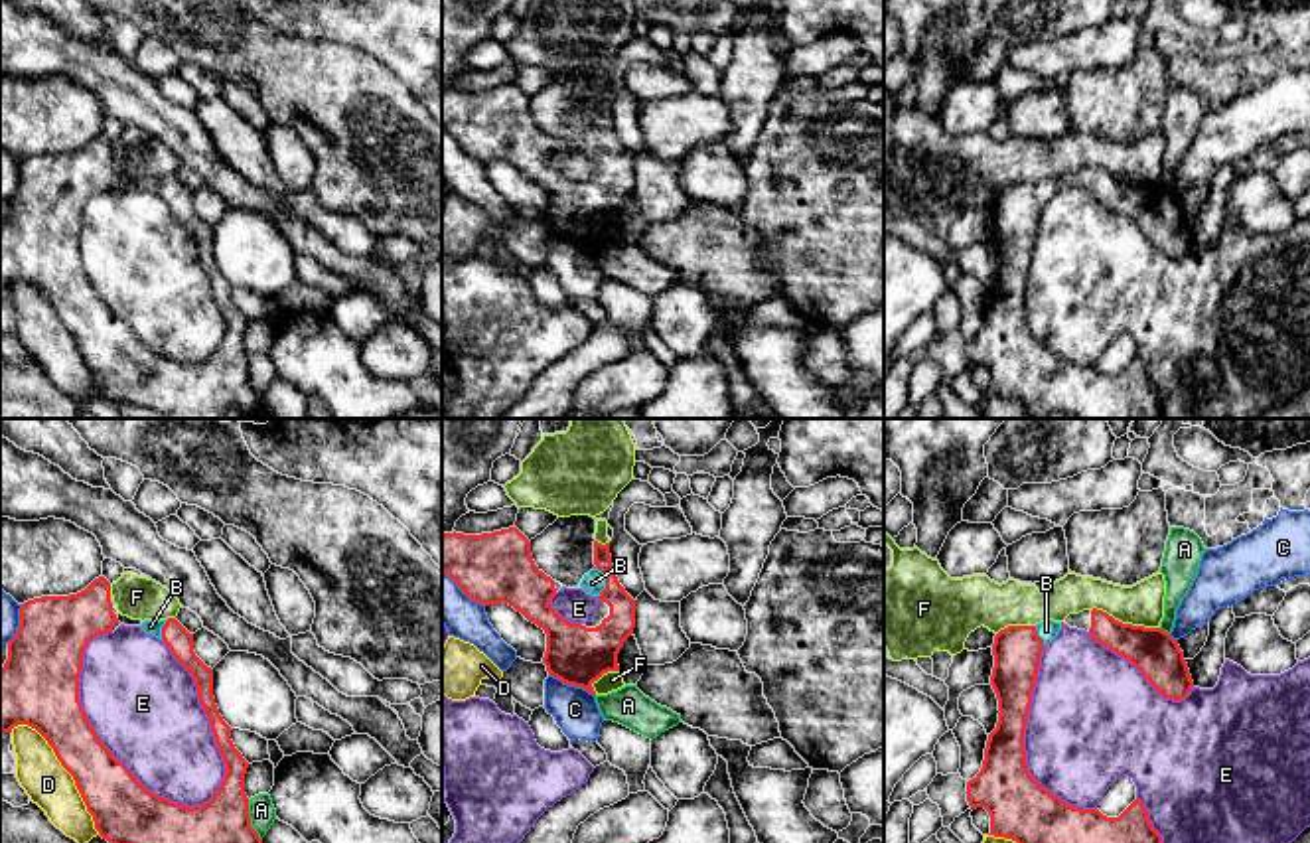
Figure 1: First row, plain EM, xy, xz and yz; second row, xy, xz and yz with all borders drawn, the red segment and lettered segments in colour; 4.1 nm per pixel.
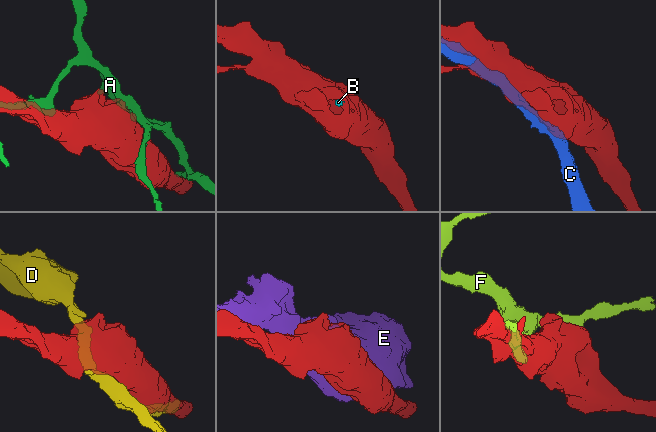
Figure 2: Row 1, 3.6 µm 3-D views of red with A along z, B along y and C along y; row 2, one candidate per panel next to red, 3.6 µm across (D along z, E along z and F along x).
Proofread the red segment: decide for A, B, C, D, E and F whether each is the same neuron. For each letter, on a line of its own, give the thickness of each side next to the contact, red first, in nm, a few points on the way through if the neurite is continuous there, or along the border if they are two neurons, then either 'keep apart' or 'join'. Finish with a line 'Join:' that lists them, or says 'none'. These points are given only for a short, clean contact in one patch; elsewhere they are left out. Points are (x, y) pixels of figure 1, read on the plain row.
A: 420/110 nm | keep apart
B: 140/90 nm | across xz (602, 200), (616, 186), (606, 139), (592, 141) | join
C: 240/180 nm | keep apart
D: 240/190 nm | keep apart
E: 240/460 nm | keep apart
F: 190/180 nm | keep apart
Join: B

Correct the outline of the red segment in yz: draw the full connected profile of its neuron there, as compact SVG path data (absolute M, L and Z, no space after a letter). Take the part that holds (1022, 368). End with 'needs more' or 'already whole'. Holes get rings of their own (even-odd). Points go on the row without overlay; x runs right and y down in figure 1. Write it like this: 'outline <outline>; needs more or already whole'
outline M1063 180L1008 184L994 193L994 225L990 243L998 257L998 280L988 292L981 330L967 340L971 367L984 365L990 391L1016 399L1028 419L1059 413L1063 419L1164 419L1162 393L1152 385L1144 361L1136 355L1119 375L1107 375L1097 365L1081 367L1061 359L1038 342L1026 322L1024 288L1032 263L1044 205L1057 193Z; needs more

